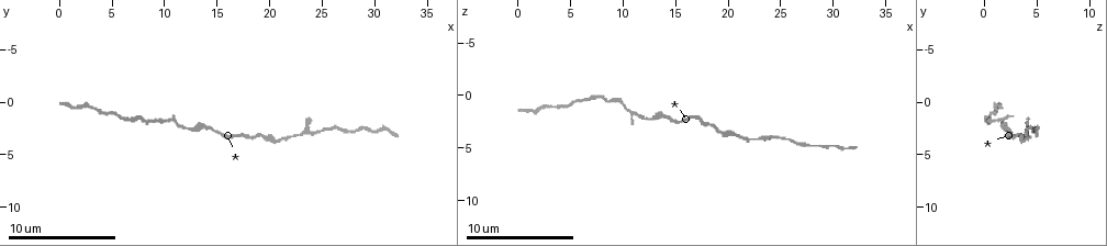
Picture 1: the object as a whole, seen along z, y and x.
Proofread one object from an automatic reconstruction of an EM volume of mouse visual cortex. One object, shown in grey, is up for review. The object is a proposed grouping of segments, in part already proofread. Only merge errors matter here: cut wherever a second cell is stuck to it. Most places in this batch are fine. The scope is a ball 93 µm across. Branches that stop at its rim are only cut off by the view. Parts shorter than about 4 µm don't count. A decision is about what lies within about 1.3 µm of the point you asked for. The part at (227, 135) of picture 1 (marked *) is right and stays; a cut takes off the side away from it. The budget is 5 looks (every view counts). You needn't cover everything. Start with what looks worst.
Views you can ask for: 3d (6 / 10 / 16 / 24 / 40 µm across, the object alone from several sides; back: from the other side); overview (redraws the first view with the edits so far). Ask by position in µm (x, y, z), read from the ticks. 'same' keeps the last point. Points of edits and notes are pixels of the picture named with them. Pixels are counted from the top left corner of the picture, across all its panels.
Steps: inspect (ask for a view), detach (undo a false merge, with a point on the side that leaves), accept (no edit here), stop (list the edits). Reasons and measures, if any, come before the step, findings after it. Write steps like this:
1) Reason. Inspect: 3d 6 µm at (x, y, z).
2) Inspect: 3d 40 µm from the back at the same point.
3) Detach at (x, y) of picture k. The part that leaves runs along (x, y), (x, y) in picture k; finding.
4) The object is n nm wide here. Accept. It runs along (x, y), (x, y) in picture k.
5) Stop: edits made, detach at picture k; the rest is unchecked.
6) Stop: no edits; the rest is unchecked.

Narrows sharply. Inspect: 3d 10 µm at (10.4, 1.8, 1.4).

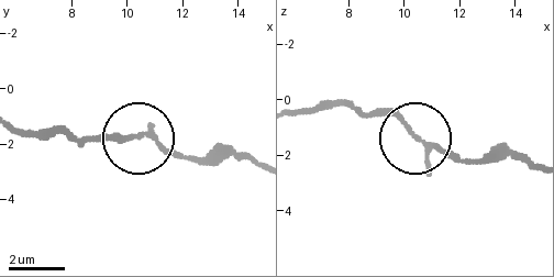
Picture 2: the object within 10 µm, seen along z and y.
3 arms meet here. Accept. It runs along (257, 165), (236, 155), (187, 155), (152, 139), (76, 142) in picture 2; all the same cell.

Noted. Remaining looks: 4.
Inspect: 3d 10 µm at (22.8, 3.0, 4.0).

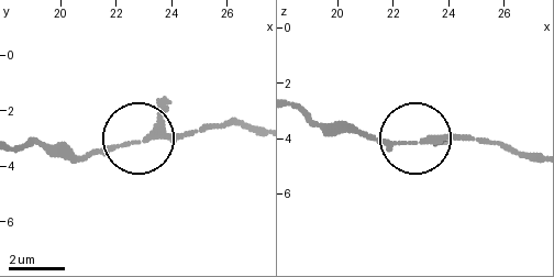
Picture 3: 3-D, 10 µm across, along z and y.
3 arms meet here. Accept. It runs along (21, 144), (85, 157), (148, 136), (210, 130) in picture 3; one cell here.

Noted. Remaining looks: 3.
Sudden change in width. Inspect: 3d 10 µm at (18.6, 3.4, 2.8).

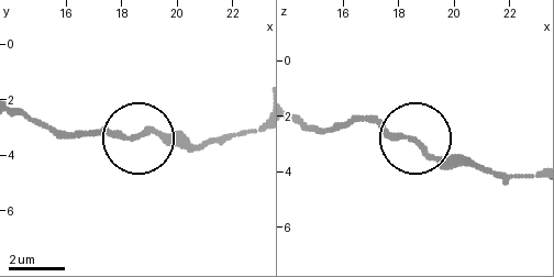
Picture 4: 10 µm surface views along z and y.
The object is 180 nm wide here. Accept. It runs along (68, 132), (151, 132), (206, 146) in picture 4; all the same cell.

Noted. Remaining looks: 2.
Stop: no edits; the rest is unchecked.

